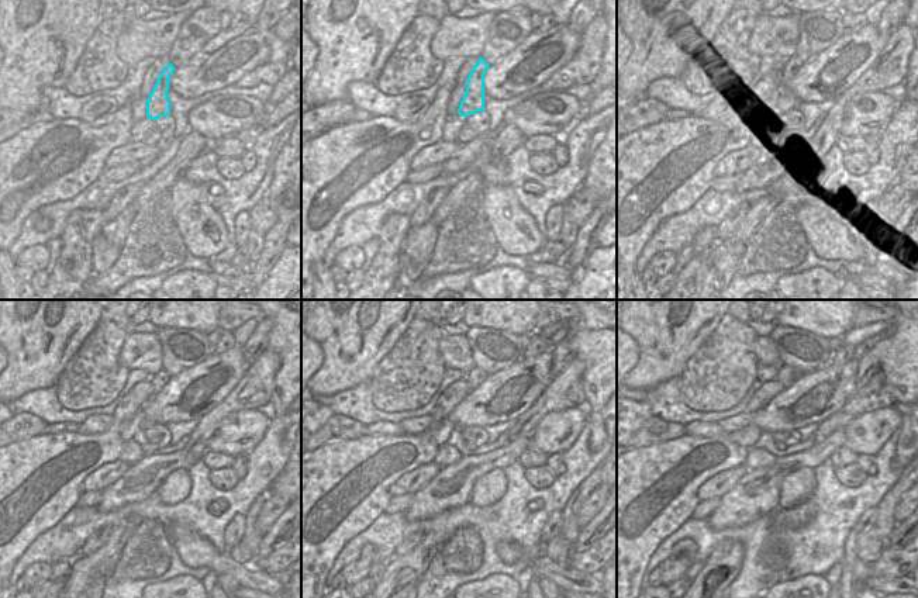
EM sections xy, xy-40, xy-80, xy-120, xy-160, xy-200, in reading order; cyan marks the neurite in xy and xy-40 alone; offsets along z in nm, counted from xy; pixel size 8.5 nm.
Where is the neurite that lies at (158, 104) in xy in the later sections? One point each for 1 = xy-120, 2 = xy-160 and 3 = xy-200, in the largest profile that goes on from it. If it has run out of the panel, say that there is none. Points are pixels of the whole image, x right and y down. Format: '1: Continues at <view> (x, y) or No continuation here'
1: Continues at xy-120 (159, 380)
2: Continues at xy-160 (475, 377)
3: Continues at xy-200 (786, 374)

